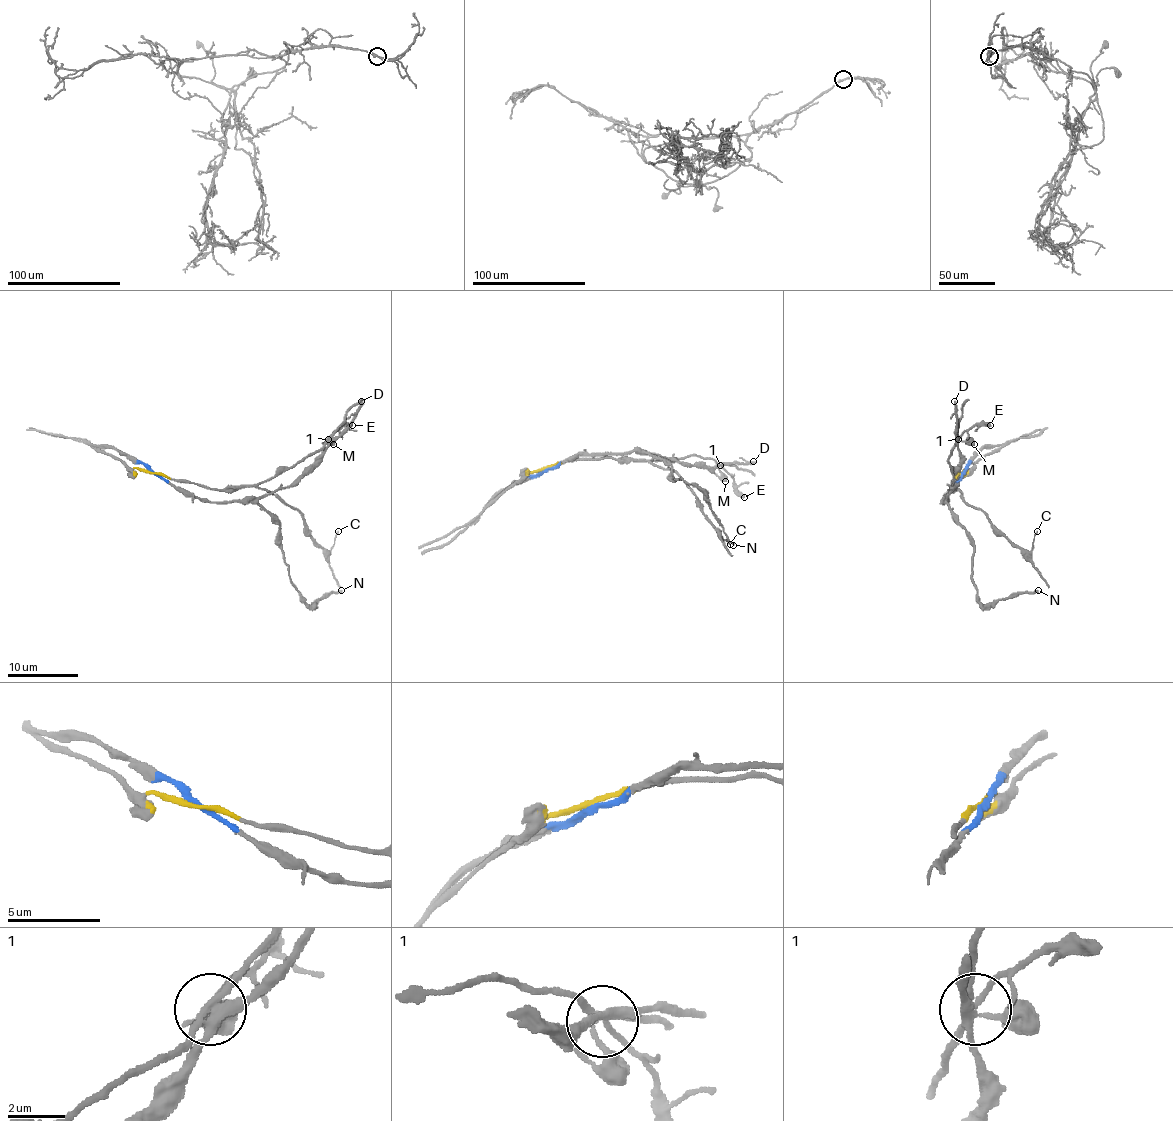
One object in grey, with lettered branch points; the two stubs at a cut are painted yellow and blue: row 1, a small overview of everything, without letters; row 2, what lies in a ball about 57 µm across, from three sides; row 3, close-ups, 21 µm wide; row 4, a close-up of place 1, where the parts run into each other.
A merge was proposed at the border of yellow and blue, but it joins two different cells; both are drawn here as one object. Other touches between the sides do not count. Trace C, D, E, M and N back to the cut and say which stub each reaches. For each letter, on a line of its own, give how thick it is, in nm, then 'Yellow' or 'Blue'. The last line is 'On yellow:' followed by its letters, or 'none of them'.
C: Thickness 120 nm. Yellow
D: Thickness 240 nm. Blue
E: Thickness 380 nm. Blue
M: Thickness 440 nm. Yellow
N: Thickness 200 nm. Blue
On yellow: C, M

